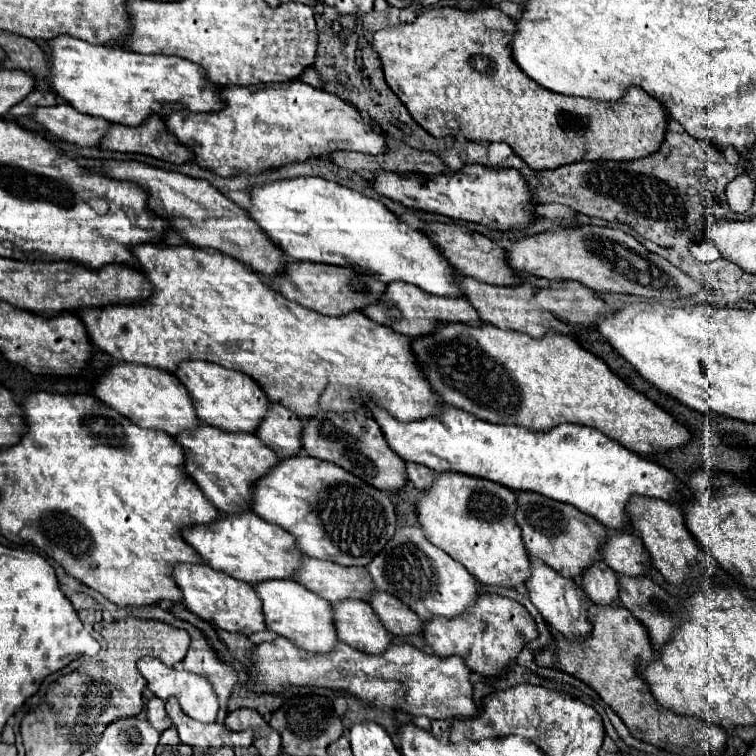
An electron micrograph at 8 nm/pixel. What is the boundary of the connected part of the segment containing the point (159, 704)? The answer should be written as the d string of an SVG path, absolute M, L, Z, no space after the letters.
M153 697L149 703L147 703L147 721L151 723L151 727L155 727L159 733L169 729L173 723L171 719L165 715L165 703L157 697Z

